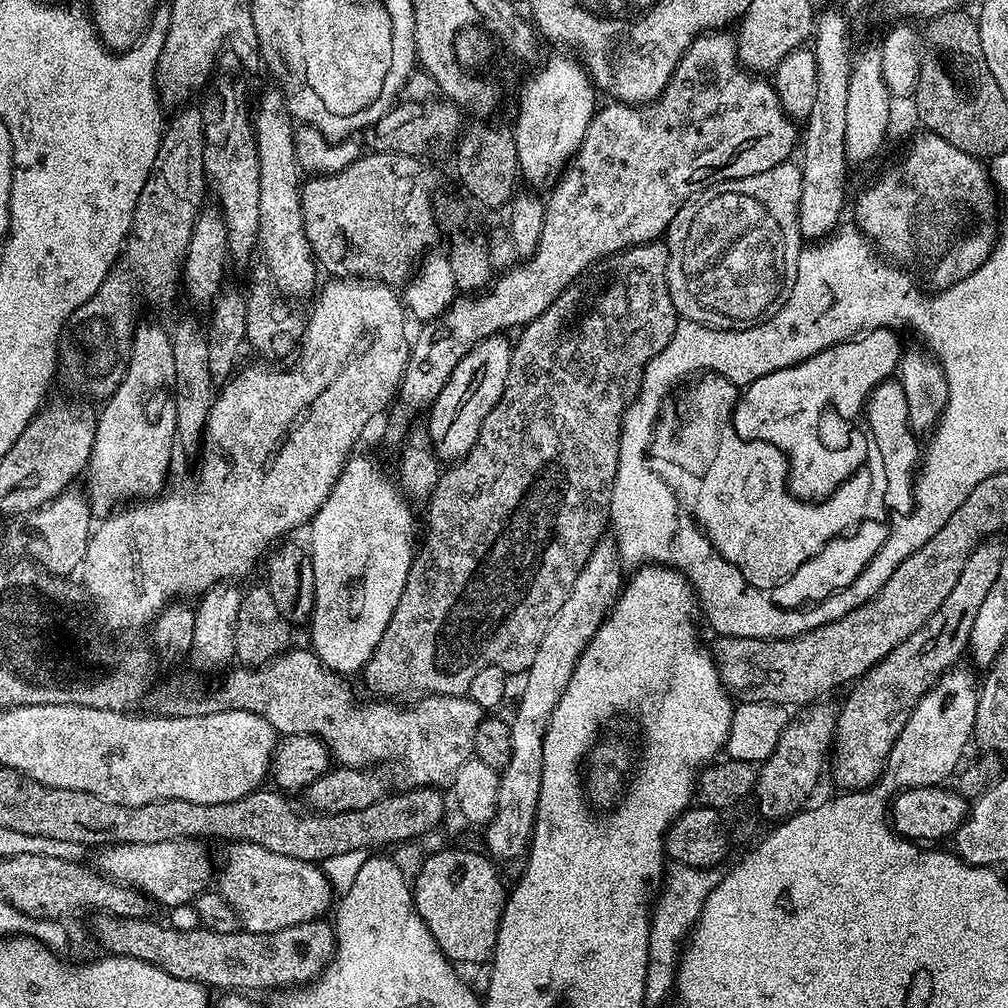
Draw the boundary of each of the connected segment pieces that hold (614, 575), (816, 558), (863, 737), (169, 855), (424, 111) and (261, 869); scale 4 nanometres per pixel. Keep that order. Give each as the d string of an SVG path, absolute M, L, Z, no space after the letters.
M606 534L596 543L590 558L578 574L569 597L550 622L542 638L542 646L538 646L538 654L534 654L534 662L528 667L526 673L528 681L524 684L524 693L520 696L516 717L511 717L510 720L512 754L507 767L500 772L496 816L486 828L489 848L487 851L497 861L512 860L520 855L523 857L529 847L536 823L537 806L540 804L542 746L550 718L553 717L554 710L569 684L581 653L604 624L604 620L619 599L624 586L622 571L624 565L620 561L615 539Z
M868 520L858 524L849 534L836 536L799 567L790 579L774 588L770 599L782 610L798 610L841 591L852 584L854 578L873 560L874 554L885 544L889 531L889 525L870 523Z
M958 586L954 590L950 590L950 595L952 595L952 600L942 602L942 606L938 606L938 610L934 610L934 614L930 614L930 618L922 627L914 630L901 644L894 646L894 650L890 650L890 654L886 654L886 658L879 660L870 671L865 672L859 680L855 681L851 690L855 692L856 696L849 691L843 697L844 705L839 705L836 713L834 737L836 757L833 760L831 757L830 760L830 772L832 768L832 776L836 779L840 790L848 792L867 790L880 779L884 768L888 766L888 755L891 753L891 748L900 731L906 726L912 709L944 674L961 663L960 655L963 652L965 655L969 651L968 639L974 630L974 618L978 618L978 610L981 608L982 602L986 602L986 595L984 592L974 591L970 586Z
M196 838L187 841L188 848L167 844L120 844L105 847L100 856L99 871L104 876L143 890L157 904L184 904L209 887L208 852Z
M416 70L408 76L390 114L386 114L385 120L381 121L382 126L377 130L367 130L362 134L362 138L374 152L394 152L421 157L425 155L426 148L434 142L446 142L452 138L454 140L459 135L462 128L460 114L461 109L444 96L437 80L428 72Z
M236 842L230 848L218 891L236 912L243 931L282 930L327 917L328 907L330 912L334 904L334 889L319 863L286 858L249 842Z

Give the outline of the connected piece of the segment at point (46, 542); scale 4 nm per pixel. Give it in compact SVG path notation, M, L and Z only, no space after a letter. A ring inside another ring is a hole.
M73 484L51 503L29 513L19 529L26 530L26 544L32 544L34 548L31 555L33 559L52 574L70 576L84 563L85 552L92 537L92 521L94 515L90 510L87 493L81 487L79 489L79 485Z

